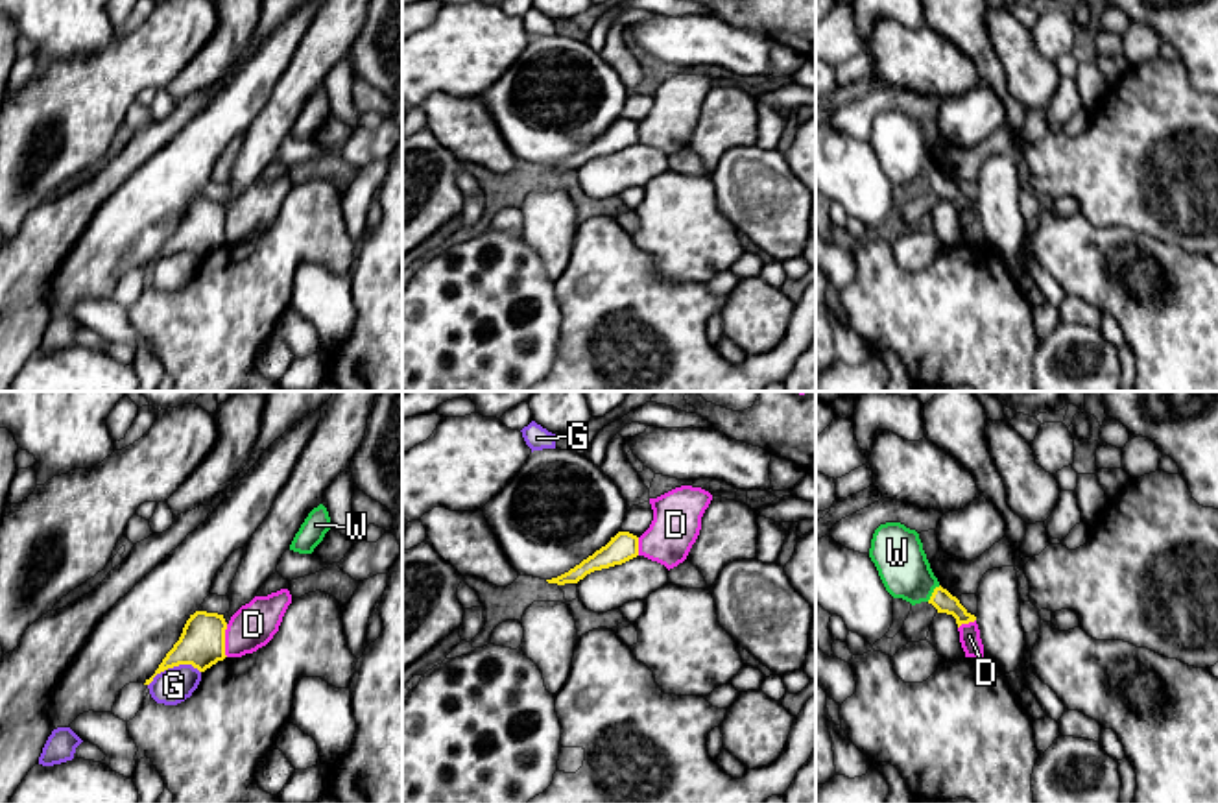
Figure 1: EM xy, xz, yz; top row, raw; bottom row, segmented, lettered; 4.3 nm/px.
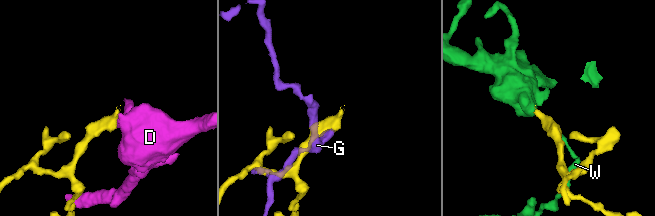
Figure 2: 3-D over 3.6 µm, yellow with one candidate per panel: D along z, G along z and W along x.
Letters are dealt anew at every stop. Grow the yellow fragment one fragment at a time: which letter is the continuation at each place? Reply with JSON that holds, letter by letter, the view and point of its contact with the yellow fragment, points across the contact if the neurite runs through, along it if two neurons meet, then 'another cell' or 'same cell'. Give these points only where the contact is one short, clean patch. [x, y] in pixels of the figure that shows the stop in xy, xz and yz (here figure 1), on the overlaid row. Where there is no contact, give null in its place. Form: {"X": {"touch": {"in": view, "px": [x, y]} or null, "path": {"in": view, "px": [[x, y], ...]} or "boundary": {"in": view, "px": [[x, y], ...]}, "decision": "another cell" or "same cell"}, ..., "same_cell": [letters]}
{"D": {"touch": {"in": "xy", "px": [224, 641]}, "decision": "another cell"}, "G": {"touch": {"in": "xy", "px": [172, 667]}, "decision": "another cell"}, "W": {"touch": {"in": "yz", "px": [932, 593]}, "path": {"in": "yz", "px": [[942, 599], [932, 593], [901, 562], [897, 552]]}, "decision": "same cell"}, "same_cell": ["W"]}

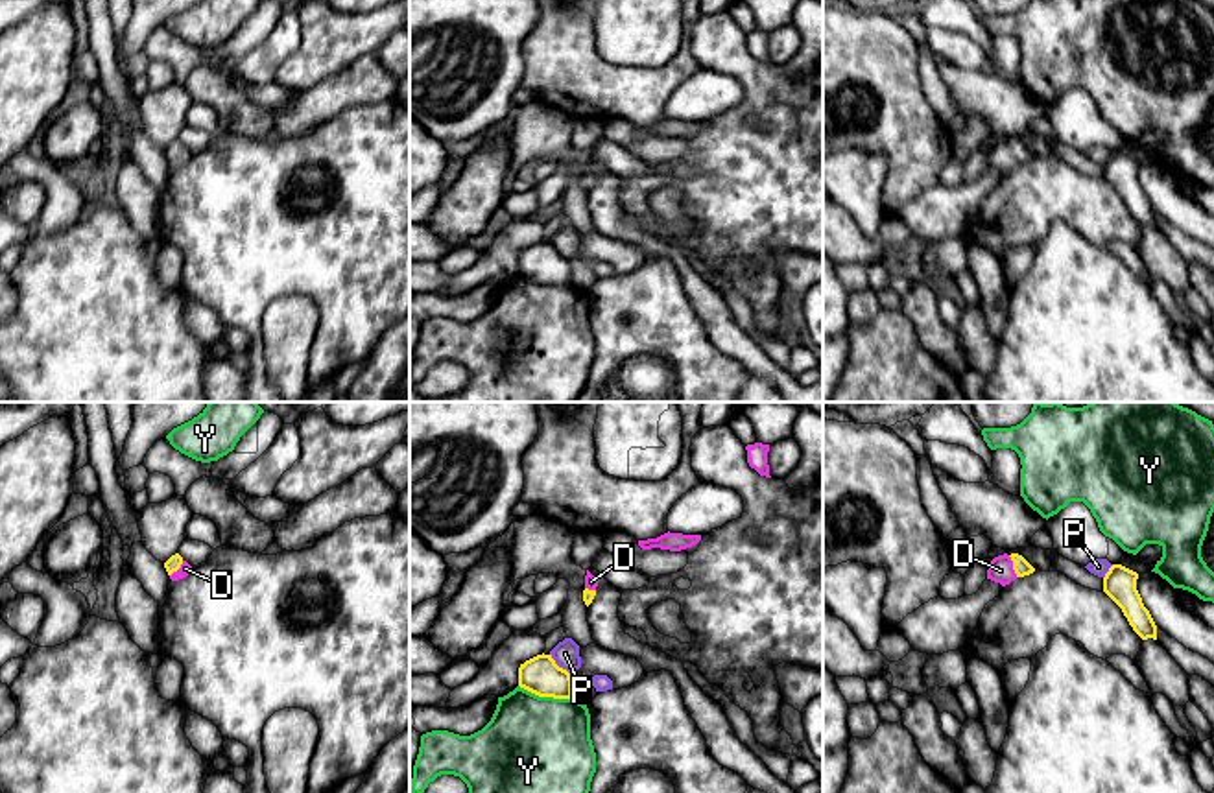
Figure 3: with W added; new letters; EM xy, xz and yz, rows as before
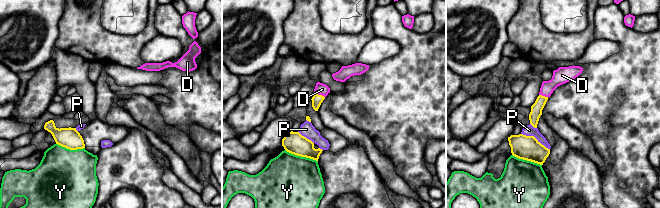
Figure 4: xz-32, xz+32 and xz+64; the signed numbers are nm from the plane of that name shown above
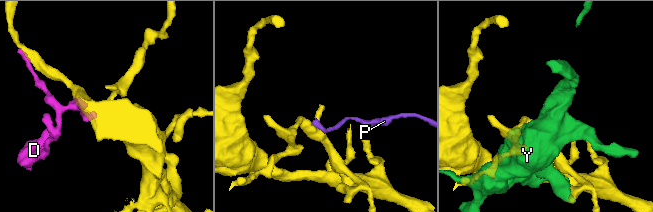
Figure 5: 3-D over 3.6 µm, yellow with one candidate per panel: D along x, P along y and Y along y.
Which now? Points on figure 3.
{"D": {"touch": {"in": "yz", "px": [1013, 567]}, "path": {"in": "yz", "px": [[1021, 567], [1013, 567], [1000, 570]]}, "decision": "same cell"}, "P": {"touch": {"in": "xz", "px": [556, 664]}, "decision": "another cell"}, "Y": {"touch": {"in": "xz", "px": [547, 696]}, "decision": "another cell"}, "same_cell": ["D"]}

